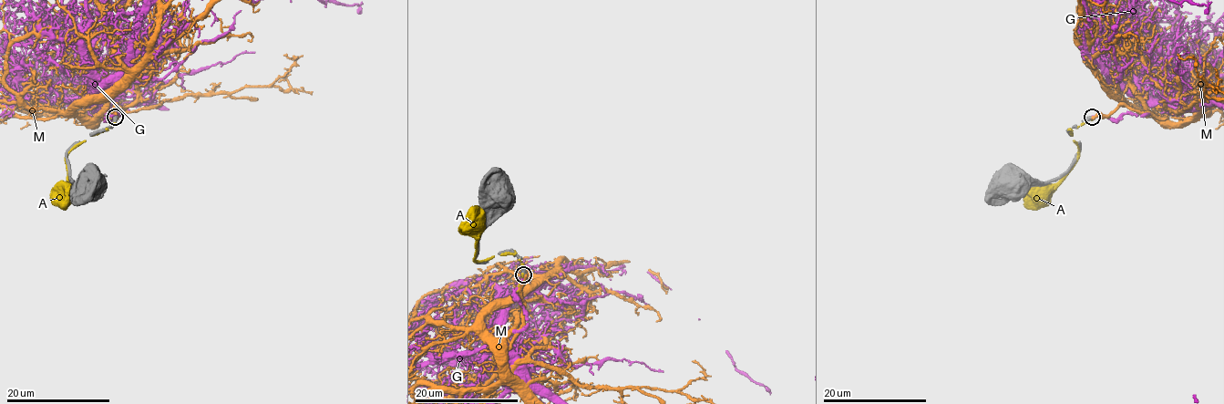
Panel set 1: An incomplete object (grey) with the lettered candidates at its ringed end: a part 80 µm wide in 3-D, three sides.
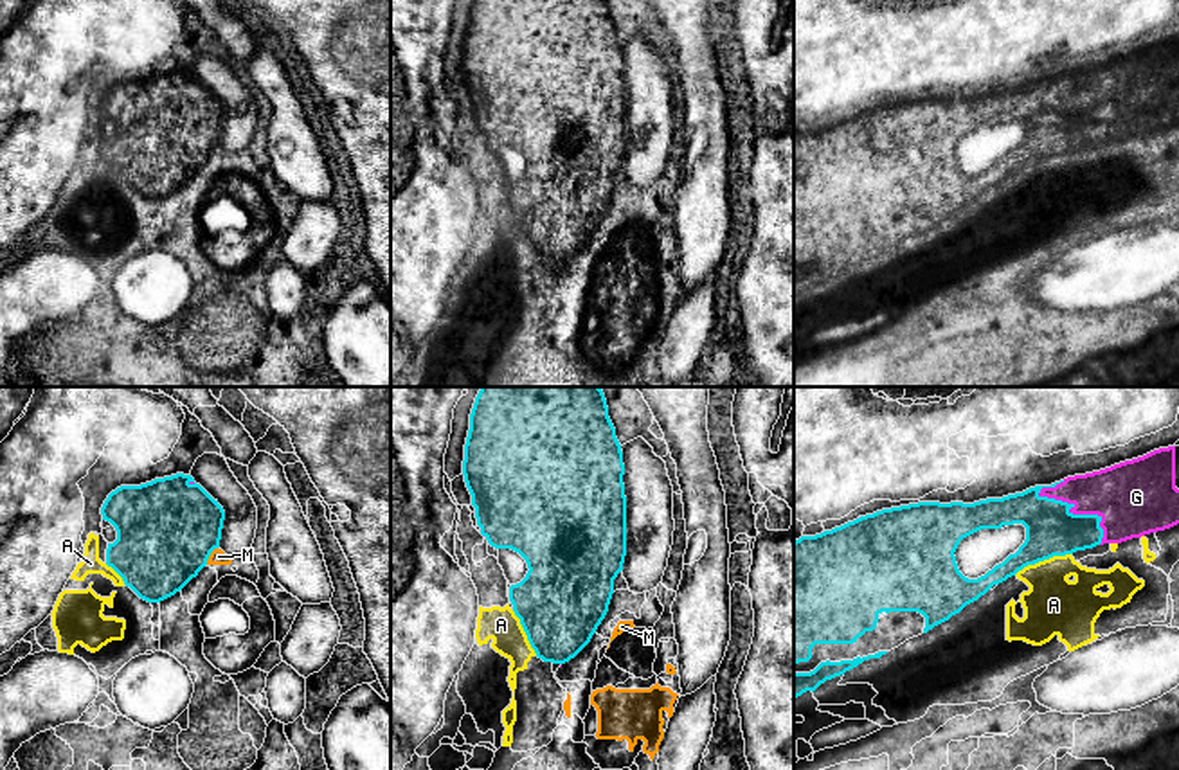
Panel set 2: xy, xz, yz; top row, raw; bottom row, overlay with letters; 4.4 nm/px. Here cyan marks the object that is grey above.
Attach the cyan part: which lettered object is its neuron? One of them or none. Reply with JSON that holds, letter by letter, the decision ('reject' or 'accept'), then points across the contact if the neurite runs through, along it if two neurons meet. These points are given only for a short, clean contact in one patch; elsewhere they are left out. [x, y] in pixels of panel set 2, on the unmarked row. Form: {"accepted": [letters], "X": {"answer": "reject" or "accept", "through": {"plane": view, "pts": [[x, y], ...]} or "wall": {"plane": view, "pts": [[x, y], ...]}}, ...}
{"accepted": ["G"], "A": {"answer": "reject", "wall": {"plane": "yz", "pts": [[1070, 150], [1028, 161], [1014, 171]]}}, "G": {"answer": "accept"}, "M": {"answer": "reject", "wall": {"plane": "xy", "pts": [[216, 144], [206, 161]]}}}

